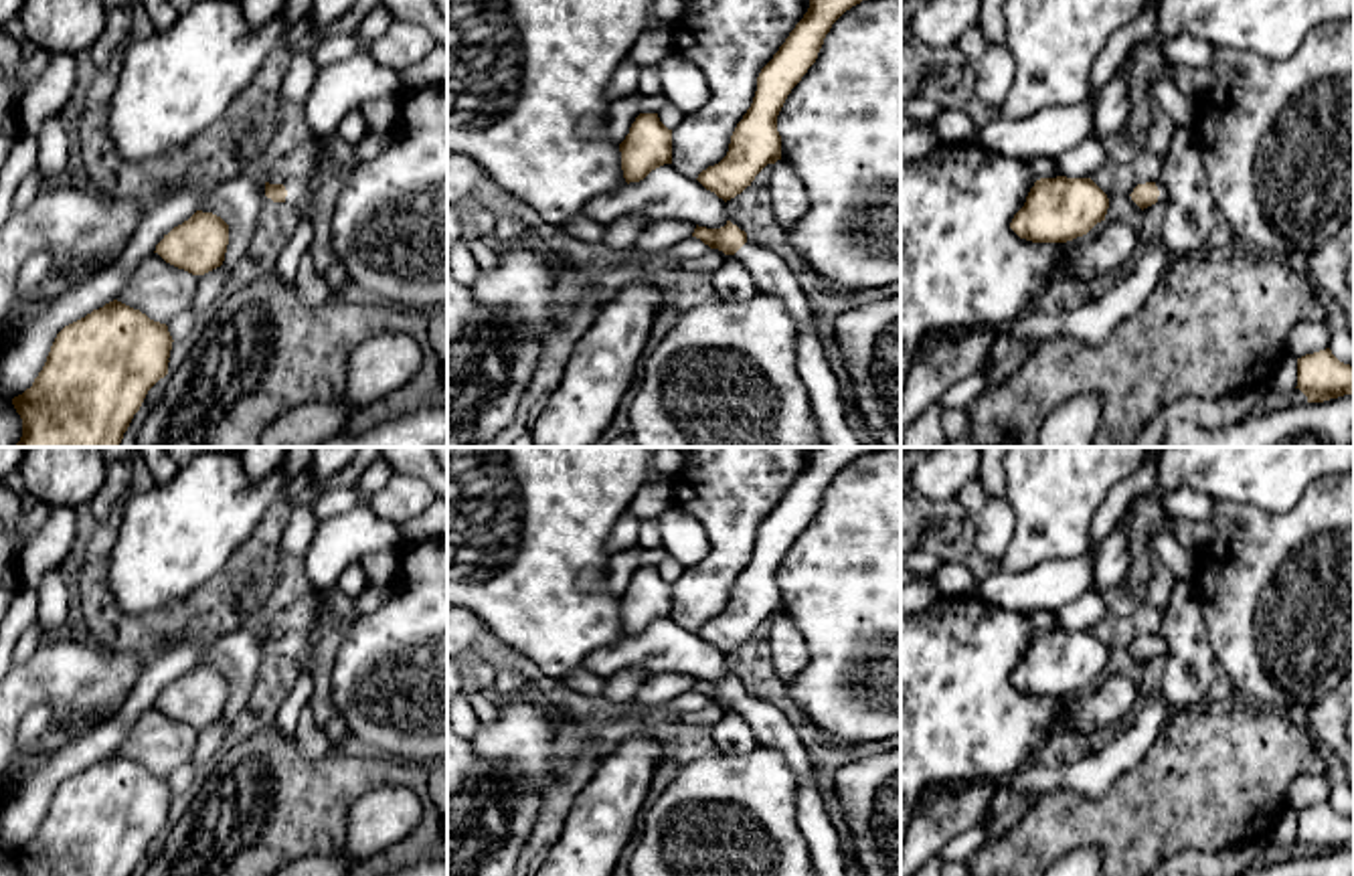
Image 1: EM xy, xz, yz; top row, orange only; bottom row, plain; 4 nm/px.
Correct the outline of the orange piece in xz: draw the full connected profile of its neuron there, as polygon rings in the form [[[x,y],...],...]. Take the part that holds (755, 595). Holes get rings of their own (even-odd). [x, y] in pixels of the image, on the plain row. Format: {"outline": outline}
{"outline": [[[810,447],[810,461],[757,530],[751,560],[737,577],[727,609],[698,627],[698,635],[725,655],[755,629],[781,613],[777,568],[808,522],[816,516],[832,477],[852,459],[880,447]]]}

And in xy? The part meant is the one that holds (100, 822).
{"outline": [[[117,753],[65,779],[32,840],[12,852],[22,876],[132,876],[148,844],[168,827],[172,789]]]}

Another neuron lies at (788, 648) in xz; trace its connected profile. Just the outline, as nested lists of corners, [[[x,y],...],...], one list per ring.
[[[777,613],[767,643],[775,674],[789,684],[806,668],[810,658],[803,635],[787,615]]]

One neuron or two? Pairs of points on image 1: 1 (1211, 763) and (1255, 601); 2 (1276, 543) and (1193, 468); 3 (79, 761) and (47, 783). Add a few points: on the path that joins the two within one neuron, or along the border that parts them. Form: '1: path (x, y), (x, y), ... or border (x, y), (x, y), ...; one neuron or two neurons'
1: border (1245, 696), (1284, 715); two neurons
2: border (1215, 500), (1239, 500), (1276, 512); two neurons
3: path (71, 761), (55, 775); one neuron

